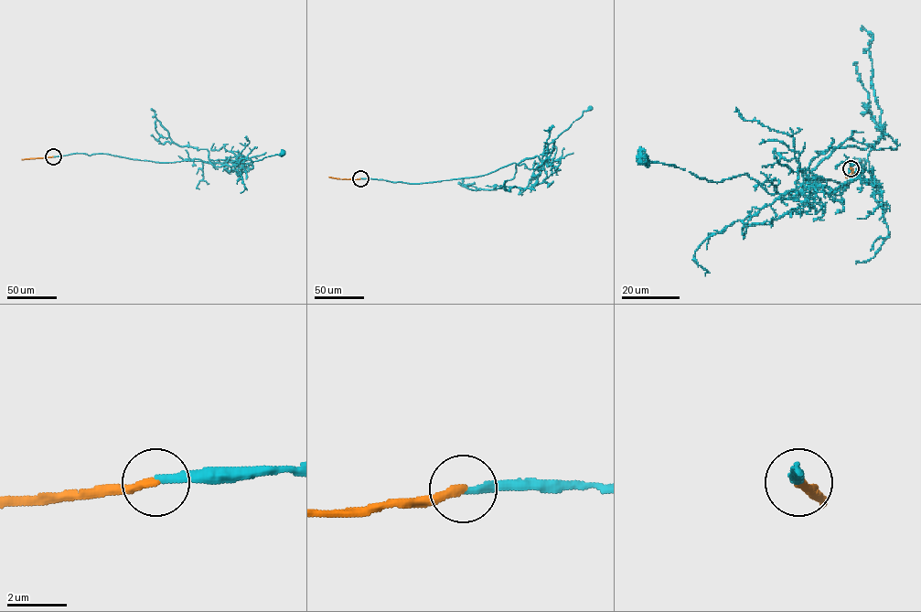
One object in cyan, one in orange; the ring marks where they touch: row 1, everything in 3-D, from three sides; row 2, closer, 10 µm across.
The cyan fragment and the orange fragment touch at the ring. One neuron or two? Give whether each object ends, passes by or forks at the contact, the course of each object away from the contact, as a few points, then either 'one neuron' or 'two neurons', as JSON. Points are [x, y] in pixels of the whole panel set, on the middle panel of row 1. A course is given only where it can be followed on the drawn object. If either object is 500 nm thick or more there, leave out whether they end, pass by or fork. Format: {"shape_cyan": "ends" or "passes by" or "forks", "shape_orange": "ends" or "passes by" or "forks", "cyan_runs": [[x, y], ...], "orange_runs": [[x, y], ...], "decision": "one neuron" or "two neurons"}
{"shape_cyan": "ends", "shape_orange": "ends", "cyan_runs": [[360, 178], [420, 183], [483, 176], [536, 156], [541, 161], [548, 144], [590, 108]], "orange_runs": [[360, 178], [329, 177]], "decision": "one neuron"}

